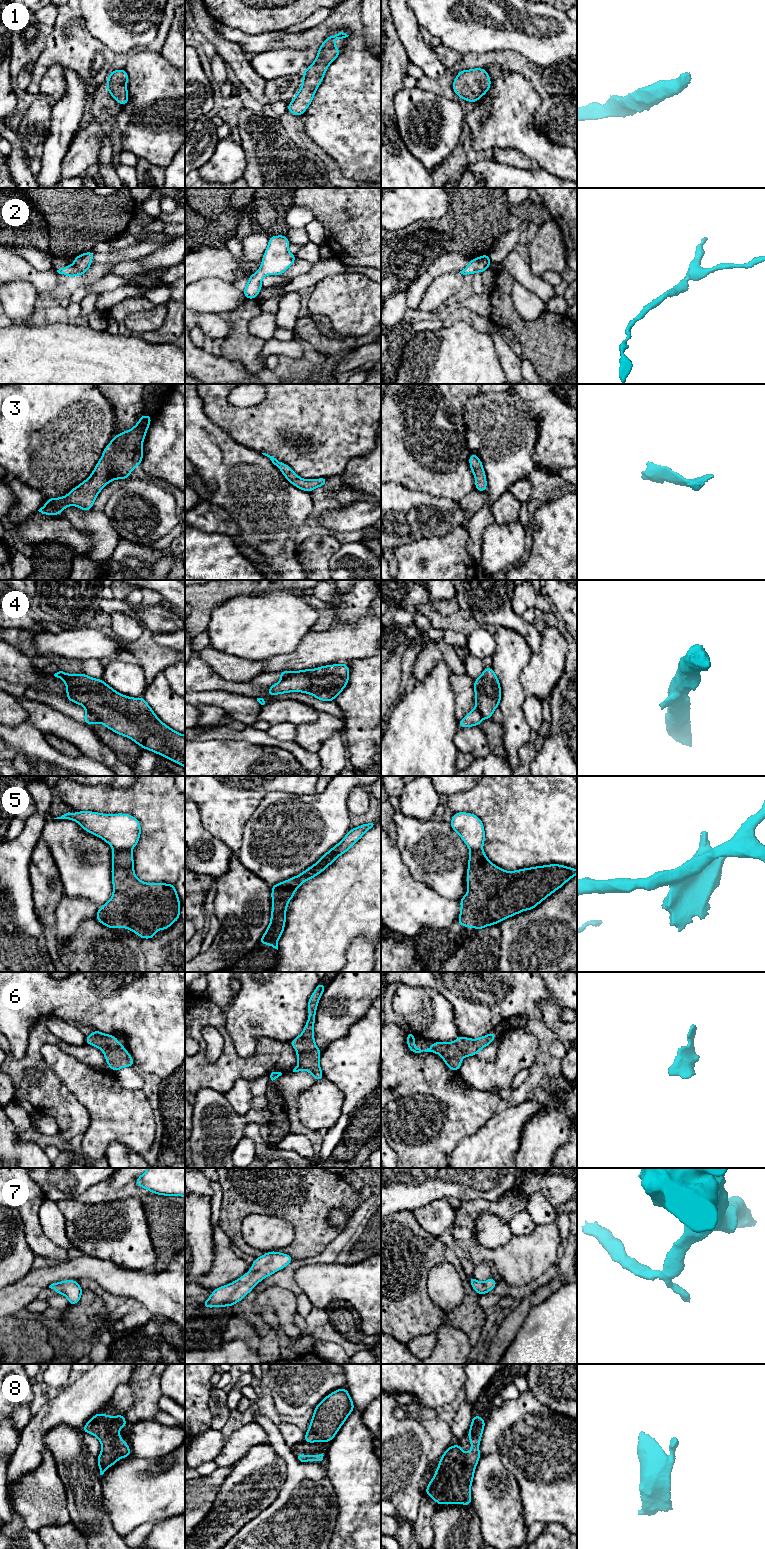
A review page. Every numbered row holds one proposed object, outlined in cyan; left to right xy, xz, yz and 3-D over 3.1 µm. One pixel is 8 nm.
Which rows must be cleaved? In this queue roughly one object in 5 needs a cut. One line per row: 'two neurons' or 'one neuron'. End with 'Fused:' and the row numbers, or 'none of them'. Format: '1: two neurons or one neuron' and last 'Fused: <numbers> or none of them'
1: one neuron
2: one neuron
3: one neuron
4: two neurons
5: two neurons
6: one neuron
7: one neuron
8: one neuron
Fused: 4, 5

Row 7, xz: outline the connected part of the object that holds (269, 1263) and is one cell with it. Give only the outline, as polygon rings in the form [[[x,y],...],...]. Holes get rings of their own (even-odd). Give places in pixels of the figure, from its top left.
[[[277,1251],[266,1252],[255,1258],[249,1272],[230,1284],[213,1289],[211,1296],[202,1301],[202,1304],[205,1308],[232,1307],[242,1301],[265,1277],[285,1268],[292,1261],[292,1256],[289,1254]]]

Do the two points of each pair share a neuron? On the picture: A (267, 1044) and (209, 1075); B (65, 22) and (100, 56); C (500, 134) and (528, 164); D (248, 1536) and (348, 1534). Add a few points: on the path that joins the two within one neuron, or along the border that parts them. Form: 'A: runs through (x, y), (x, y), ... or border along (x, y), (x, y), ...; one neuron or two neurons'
A: runs through (256, 1060), (249, 1067), (229, 1067), (225, 1071); one neuron
B: runs through (74, 31), (91, 48); one neuron
C: border along (490, 149), (514, 148), (534, 161); two neurons
D: border along (338, 1511), (333, 1534), (330, 1538); two neurons

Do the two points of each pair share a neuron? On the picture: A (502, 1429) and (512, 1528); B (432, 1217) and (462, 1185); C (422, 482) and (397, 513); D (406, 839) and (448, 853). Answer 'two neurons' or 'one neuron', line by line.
A: two neurons
B: two neurons
C: two neurons
D: one neuron

